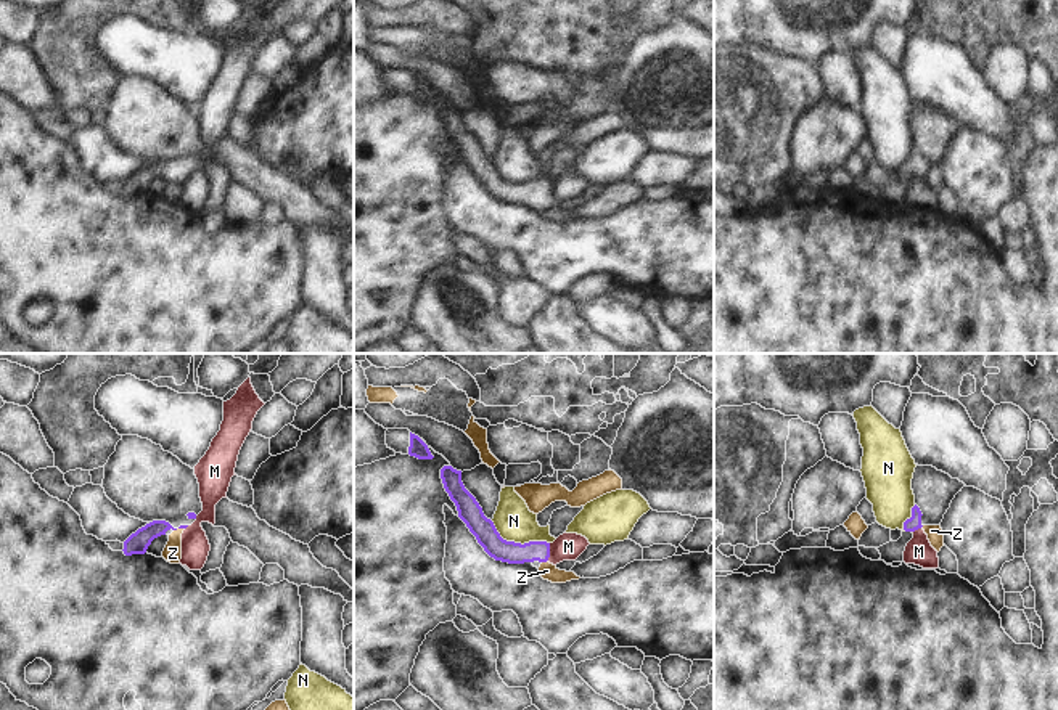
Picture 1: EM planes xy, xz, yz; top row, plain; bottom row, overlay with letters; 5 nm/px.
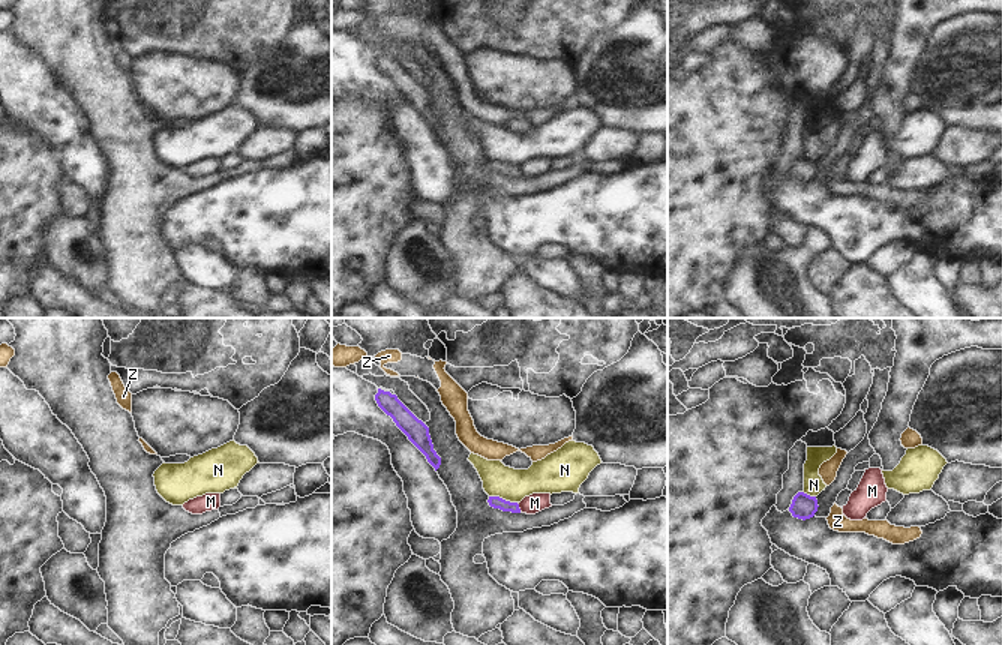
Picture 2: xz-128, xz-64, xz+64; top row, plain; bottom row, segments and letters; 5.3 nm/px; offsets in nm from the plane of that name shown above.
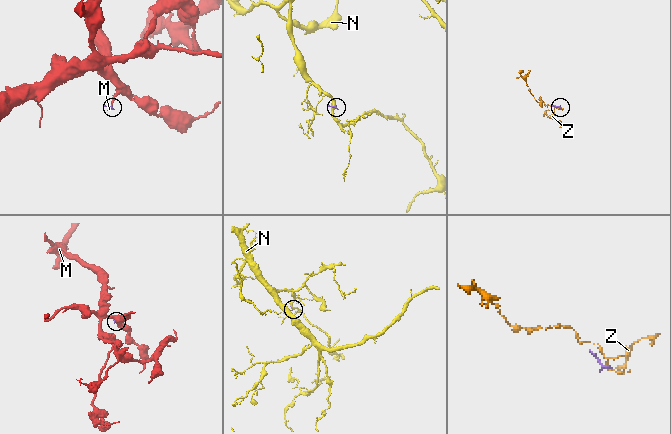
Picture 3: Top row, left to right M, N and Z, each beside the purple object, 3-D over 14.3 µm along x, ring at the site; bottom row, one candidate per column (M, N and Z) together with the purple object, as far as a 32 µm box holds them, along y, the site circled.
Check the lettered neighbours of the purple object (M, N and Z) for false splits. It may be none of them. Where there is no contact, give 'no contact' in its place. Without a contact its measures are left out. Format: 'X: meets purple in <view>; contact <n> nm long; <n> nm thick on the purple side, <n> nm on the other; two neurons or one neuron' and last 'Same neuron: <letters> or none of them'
M: meets purple in xz; contact 100 nm long; 110 nm thick on the purple side, 140 nm on the other; two neurons
N: meets purple in xz; contact 320 nm long; 120 nm thick on the purple side, 190 nm on the other; two neurons
Z: meets purple in xz; contact 30 nm long; 110 nm thick on the purple side, 90 nm on the other; two neurons
Same neuron: none of them

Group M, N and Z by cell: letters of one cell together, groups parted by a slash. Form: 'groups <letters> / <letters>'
groups M / N / Z

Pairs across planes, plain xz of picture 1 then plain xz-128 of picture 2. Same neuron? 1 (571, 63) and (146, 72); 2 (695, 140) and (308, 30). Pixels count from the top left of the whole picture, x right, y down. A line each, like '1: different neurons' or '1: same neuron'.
1: different neurons
2: same neuron

